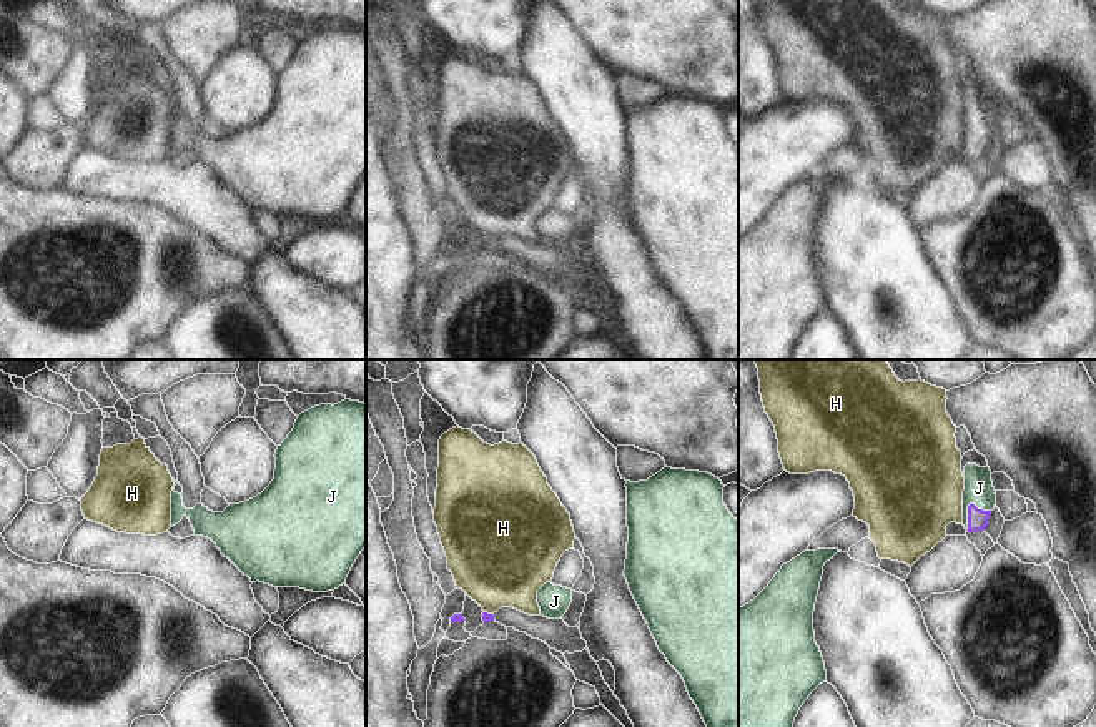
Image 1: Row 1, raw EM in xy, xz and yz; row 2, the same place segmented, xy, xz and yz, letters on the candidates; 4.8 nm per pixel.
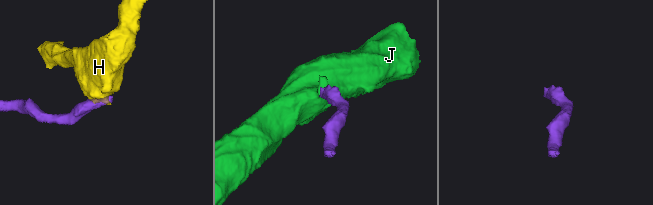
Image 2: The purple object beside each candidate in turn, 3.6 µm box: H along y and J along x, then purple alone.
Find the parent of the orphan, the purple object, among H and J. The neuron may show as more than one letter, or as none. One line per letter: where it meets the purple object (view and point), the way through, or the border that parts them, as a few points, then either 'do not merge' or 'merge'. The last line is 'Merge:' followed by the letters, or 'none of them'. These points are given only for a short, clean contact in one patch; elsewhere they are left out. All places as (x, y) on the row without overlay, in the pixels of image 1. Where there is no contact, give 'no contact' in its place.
H: meets purple in xz at (489, 242); border along xz (484, 238), (493, 242); do not merge
J: meets purple in yz at (968, 135); runs through yz (977, 145), (968, 135), (978, 123), (978, 115); merge
Merge: J

